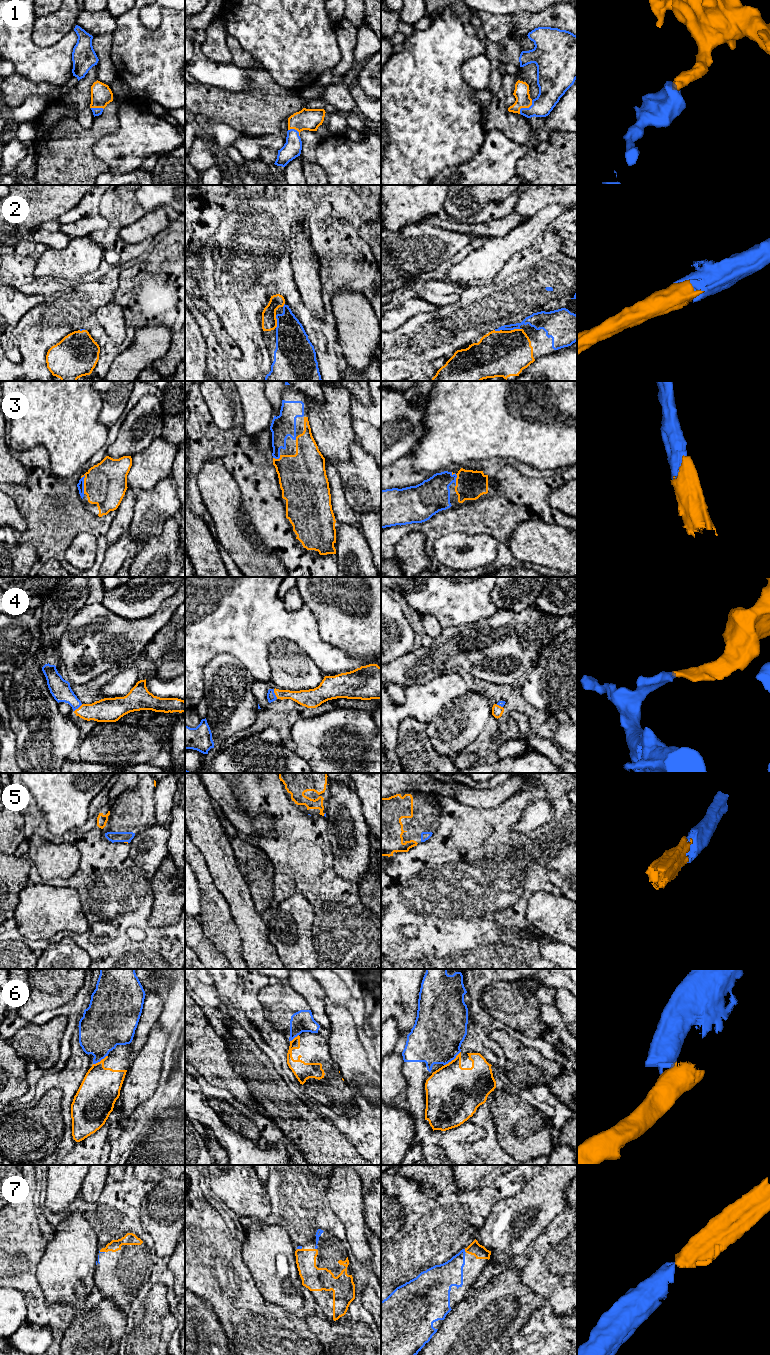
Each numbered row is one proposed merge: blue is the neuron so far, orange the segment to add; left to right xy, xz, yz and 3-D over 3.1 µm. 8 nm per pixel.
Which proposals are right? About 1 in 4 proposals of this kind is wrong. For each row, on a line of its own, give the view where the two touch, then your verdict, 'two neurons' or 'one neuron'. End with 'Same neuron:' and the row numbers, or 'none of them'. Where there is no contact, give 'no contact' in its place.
1: meets blue in yz; one neuron
2: meets blue in xz; one neuron
3: meets blue in xy; one neuron
4: meets blue in xz; one neuron
5: meets blue in xy; one neuron
6: meets blue in yz; two neurons
7: meets blue in yz; one neuron
Same neuron: 1, 2, 3, 4, 5, 7

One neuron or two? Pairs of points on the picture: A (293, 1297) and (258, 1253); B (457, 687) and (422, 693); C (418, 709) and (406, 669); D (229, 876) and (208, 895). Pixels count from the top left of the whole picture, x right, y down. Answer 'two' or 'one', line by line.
A: one
B: one
C: two
D: two

